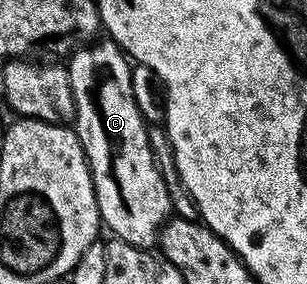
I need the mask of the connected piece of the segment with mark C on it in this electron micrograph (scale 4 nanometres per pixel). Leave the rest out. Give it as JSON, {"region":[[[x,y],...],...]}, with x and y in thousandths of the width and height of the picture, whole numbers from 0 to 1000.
{"region":[[[355,134],[235,187],[221,211],[241,335],[235,447],[293,574],[329,785],[349,789],[381,842],[489,880],[515,856],[528,792],[557,771],[560,736],[534,627],[521,627],[495,556],[482,440],[430,345],[427,236],[397,173]]]}

